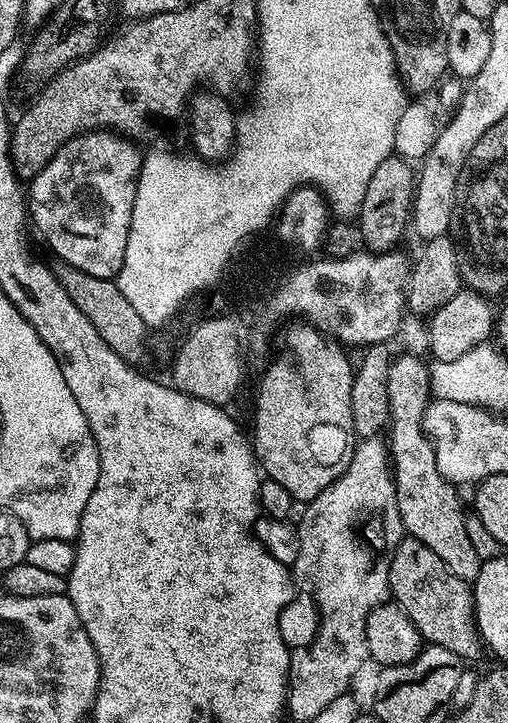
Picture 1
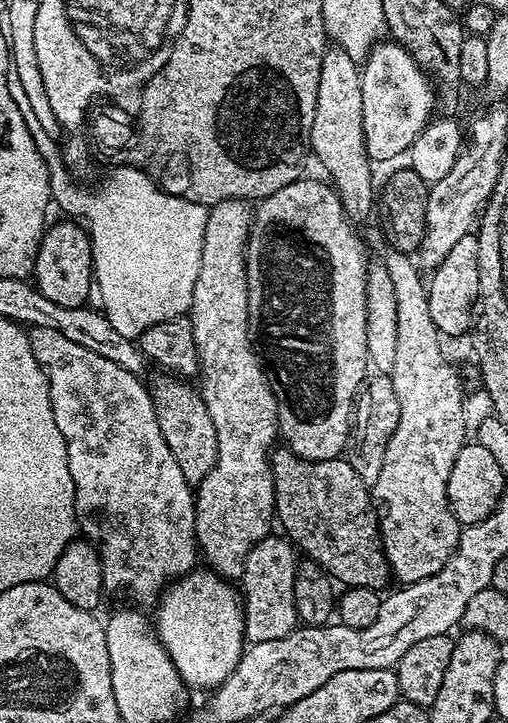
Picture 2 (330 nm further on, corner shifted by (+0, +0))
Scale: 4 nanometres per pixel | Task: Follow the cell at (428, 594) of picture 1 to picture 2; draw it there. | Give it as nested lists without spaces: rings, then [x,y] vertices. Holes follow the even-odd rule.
[[[286,446],[277,447],[270,459],[276,495],[274,516],[278,524],[284,527],[283,535],[297,549],[303,552],[304,548],[303,555],[316,563],[323,572],[327,572],[333,581],[340,583],[341,580],[341,585],[350,588],[387,589],[390,573],[388,560],[384,557],[384,547],[380,544],[378,508],[369,485],[364,484],[362,478],[358,478],[358,474],[354,474],[354,466],[350,466],[344,458],[303,460]]]

